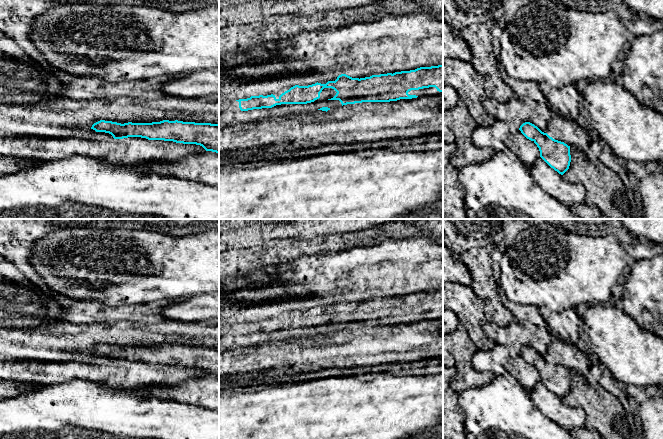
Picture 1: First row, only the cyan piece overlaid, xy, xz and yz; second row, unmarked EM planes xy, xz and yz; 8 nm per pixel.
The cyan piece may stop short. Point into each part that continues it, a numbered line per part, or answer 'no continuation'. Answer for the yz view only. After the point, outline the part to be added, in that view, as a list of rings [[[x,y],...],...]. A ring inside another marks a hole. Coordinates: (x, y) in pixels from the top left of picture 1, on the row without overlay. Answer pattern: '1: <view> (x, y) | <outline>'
no continuation

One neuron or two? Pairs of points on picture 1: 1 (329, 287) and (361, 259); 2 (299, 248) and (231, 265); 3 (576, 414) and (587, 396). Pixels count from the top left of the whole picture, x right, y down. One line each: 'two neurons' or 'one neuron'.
1: one neuron
2: one neuron
3: two neurons

